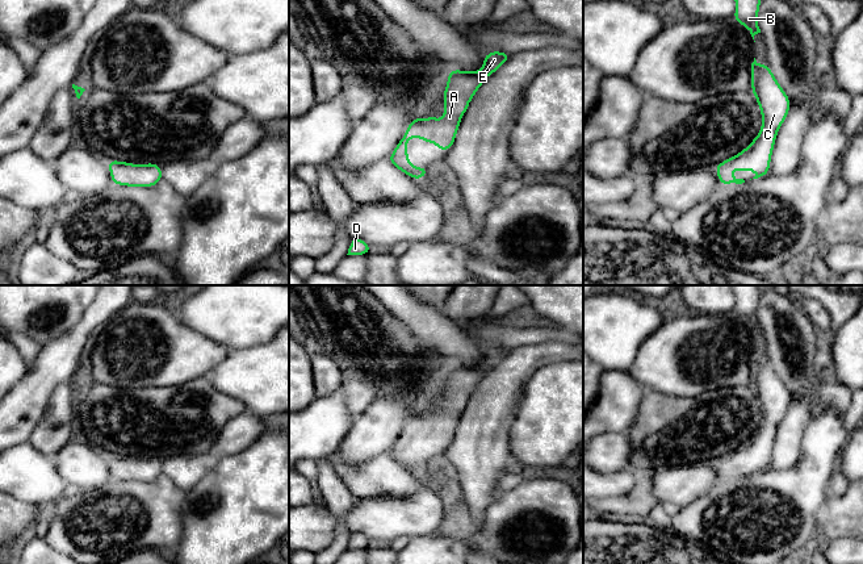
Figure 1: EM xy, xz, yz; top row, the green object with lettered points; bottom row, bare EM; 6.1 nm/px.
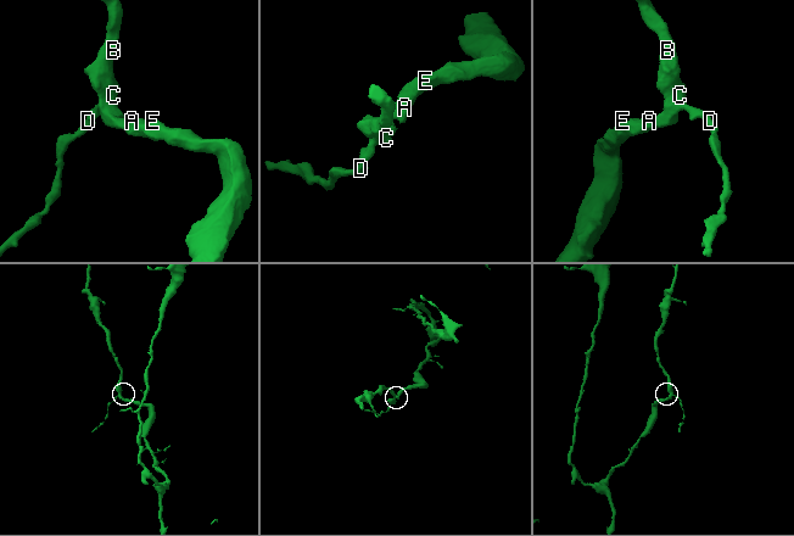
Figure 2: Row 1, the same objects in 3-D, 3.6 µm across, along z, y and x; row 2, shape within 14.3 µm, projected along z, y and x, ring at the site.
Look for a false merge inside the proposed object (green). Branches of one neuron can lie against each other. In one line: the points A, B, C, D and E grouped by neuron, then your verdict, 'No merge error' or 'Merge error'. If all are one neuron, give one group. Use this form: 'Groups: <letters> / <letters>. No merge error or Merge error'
Groups: A B C D E. No merge error

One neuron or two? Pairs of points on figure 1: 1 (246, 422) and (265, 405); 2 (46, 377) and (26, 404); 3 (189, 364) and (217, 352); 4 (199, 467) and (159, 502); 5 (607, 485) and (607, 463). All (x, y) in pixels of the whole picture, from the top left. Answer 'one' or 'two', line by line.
1: two
2: one
3: one
4: two
5: two

